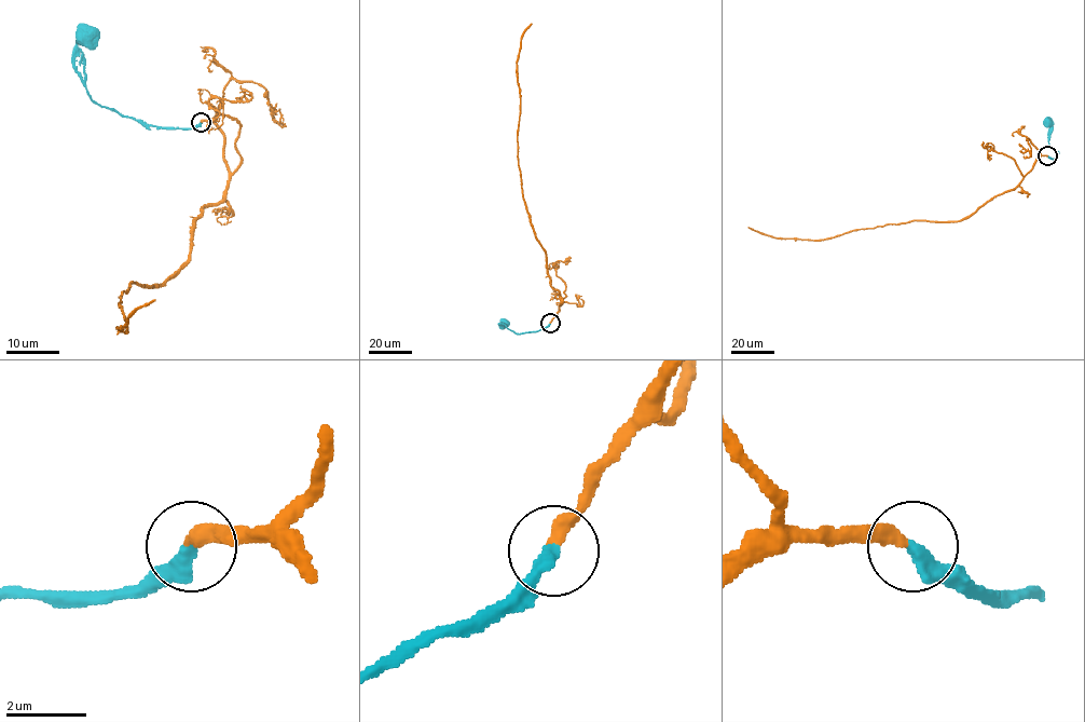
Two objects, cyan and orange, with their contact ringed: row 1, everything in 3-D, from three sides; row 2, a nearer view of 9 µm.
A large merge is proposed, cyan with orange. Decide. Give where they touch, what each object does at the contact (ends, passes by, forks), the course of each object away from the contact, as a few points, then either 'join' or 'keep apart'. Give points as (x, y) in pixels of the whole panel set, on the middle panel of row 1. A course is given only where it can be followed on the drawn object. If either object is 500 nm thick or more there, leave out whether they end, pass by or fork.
at (550, 323); cyan ends there; orange ends there; cyan runs (550, 323), (537, 331), (518, 334), (504, 324), (500, 327), (504, 323); orange runs (550, 323), (561, 294), (551, 285), (546, 253), (531, 222), (518, 158), (517, 59), (532, 24); join

